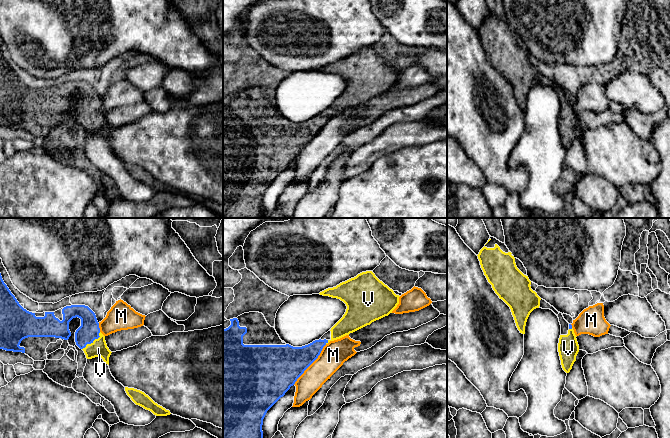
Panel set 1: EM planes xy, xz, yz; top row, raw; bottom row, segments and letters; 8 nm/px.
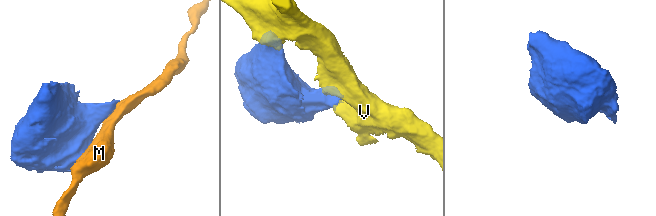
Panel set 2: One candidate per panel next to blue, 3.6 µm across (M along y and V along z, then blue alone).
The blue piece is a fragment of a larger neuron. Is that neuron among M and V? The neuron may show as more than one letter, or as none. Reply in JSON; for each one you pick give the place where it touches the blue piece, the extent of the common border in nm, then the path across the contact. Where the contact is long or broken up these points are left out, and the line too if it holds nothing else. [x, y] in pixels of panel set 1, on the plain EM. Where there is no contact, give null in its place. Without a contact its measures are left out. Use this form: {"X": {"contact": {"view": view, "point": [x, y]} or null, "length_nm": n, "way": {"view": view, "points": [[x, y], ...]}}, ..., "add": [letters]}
{"V": {"contact": {"view": "xy", "point": [92, 117]}, "length_nm": 200}, "add": ["V"]}

